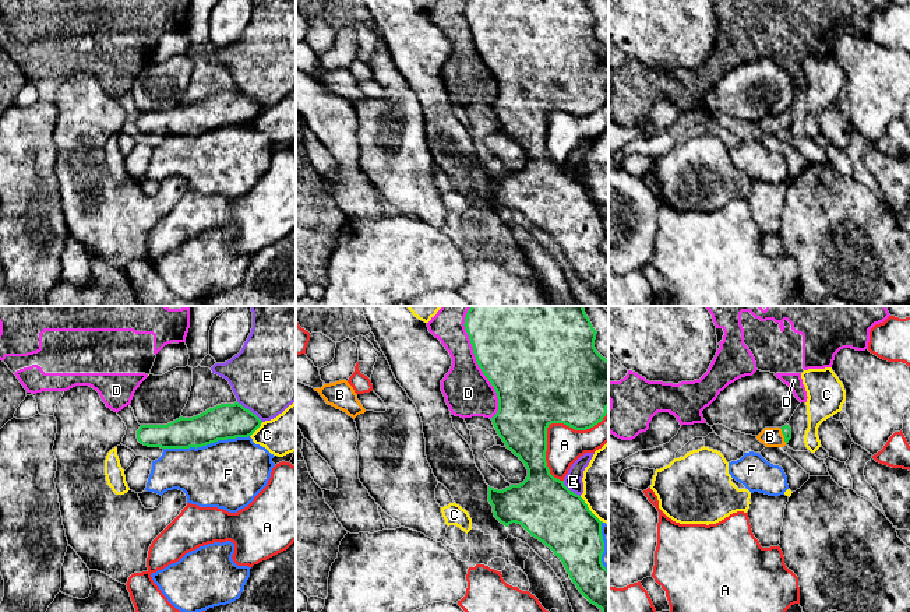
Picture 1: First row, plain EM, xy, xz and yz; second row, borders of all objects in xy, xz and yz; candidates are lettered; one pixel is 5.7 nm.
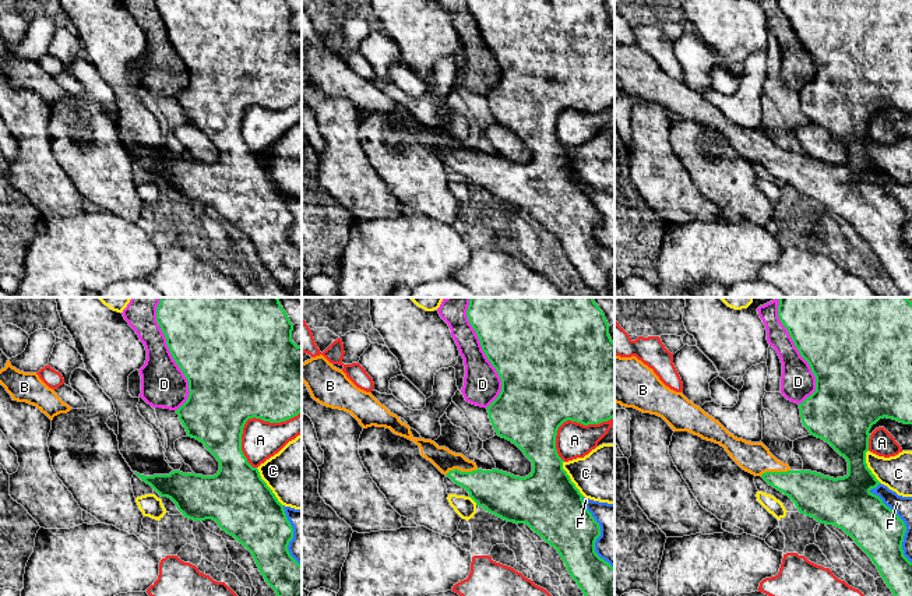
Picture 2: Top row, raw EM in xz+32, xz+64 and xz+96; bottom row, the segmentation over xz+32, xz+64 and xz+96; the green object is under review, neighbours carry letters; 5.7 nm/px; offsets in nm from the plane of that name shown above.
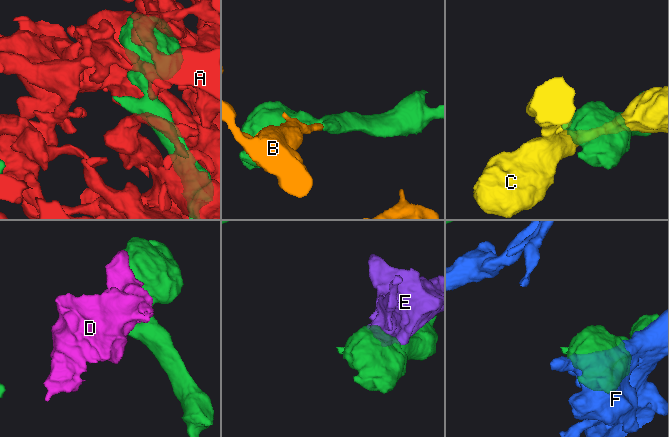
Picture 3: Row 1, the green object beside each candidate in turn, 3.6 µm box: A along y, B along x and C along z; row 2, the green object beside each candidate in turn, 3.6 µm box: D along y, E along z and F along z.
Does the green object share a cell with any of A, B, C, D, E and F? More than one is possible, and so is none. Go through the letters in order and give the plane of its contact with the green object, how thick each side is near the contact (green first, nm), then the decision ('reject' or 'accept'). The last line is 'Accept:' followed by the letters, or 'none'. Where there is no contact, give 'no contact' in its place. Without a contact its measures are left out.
A: meets green in xz; 500 nm thick on the green side, 200 nm on the other; reject
B: meets green in yz; 60 nm thick on the green side, 110 nm on the other; accept
C: meets green in xy; 200 nm thick on the green side, 240 nm on the other; reject
D: meets green in xz; 500 nm thick on the green side, 280 nm on the other; reject
E: meets green in xy; 200 nm thick on the green side, 440 nm on the other; reject
F: meets green in xy; 200 nm thick on the green side, 400 nm on the other; reject
Accept: B

